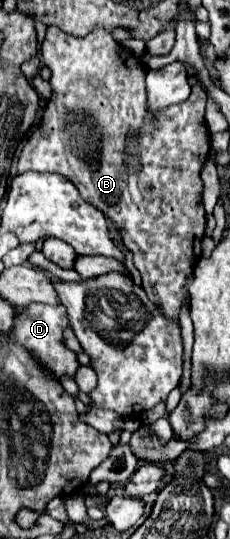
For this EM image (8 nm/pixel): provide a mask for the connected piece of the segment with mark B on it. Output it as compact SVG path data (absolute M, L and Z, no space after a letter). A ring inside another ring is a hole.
M97 26L91 34L87 34L85 38L75 38L75 36L69 36L57 28L47 28L47 34L45 34L45 40L41 44L41 56L43 56L43 62L45 66L51 68L51 88L53 88L53 96L47 100L45 108L43 108L43 114L41 114L41 124L37 126L37 130L33 130L23 146L23 152L19 156L19 174L23 172L51 172L51 174L61 174L65 176L69 182L73 182L79 190L79 194L85 198L85 202L89 202L91 206L95 206L97 210L101 210L113 224L115 228L119 230L121 234L121 240L125 244L127 250L133 252L133 262L135 262L135 268L139 270L141 274L141 288L147 292L149 300L161 310L161 314L173 322L179 322L179 310L181 306L187 302L189 304L189 292L187 292L187 278L193 276L193 268L197 264L197 258L201 258L201 238L205 234L205 210L203 210L203 204L201 204L201 192L203 192L203 182L201 182L201 168L211 152L211 142L209 142L209 130L207 130L207 124L205 124L205 102L207 102L207 92L201 84L197 84L197 88L191 88L191 96L181 102L181 104L175 104L175 106L169 106L165 110L159 110L159 112L151 112L147 108L147 92L145 92L145 72L147 68L139 62L139 58L135 58L125 46L121 46L119 42L113 40L113 36L103 28L103 26ZM131 180L137 180L137 186L135 190L131 190Z

